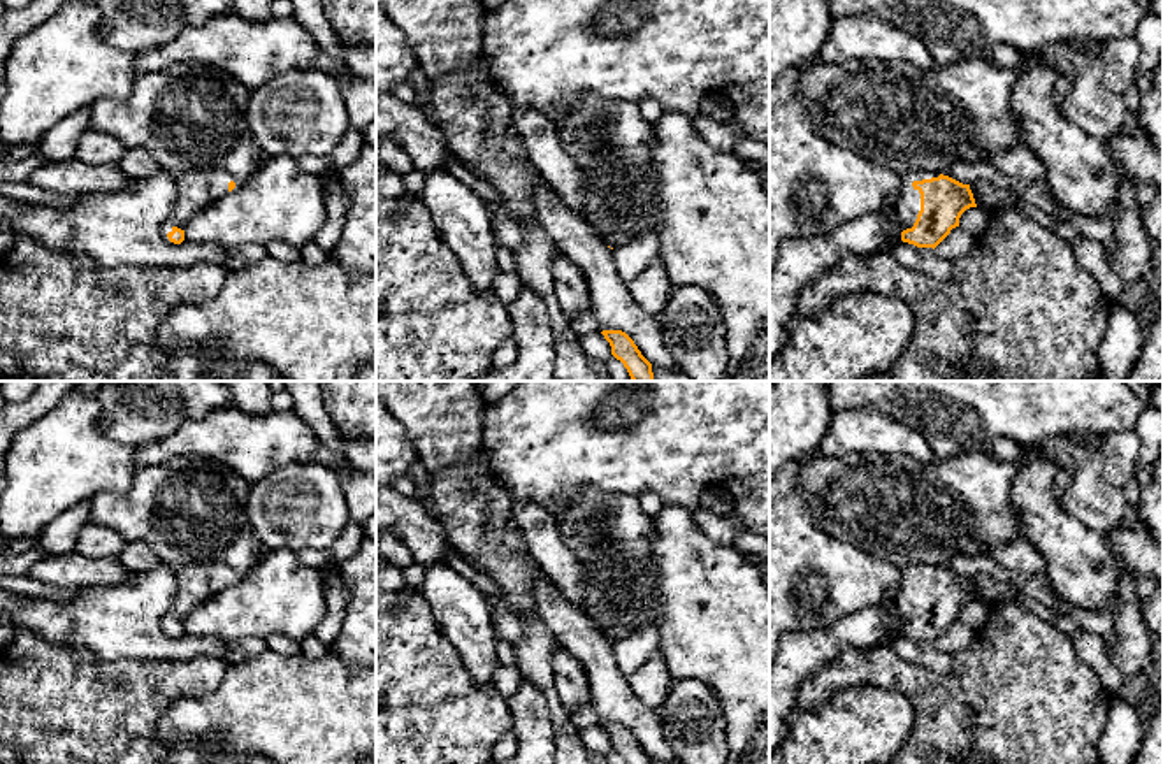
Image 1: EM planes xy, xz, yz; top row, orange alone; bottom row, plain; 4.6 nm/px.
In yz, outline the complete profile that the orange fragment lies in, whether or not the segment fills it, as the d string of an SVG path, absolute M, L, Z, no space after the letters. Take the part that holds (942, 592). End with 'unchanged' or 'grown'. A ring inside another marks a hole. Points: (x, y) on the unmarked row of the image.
M912 564L901 569L899 587L885 594L884 608L901 618L896 636L935 643L970 601L977 601L970 578Z; grown

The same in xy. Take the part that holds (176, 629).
M202 562L176 569L176 594L167 616L162 620L163 632L174 638L186 634L184 620L197 604L234 581L234 573L221 562Z; grown

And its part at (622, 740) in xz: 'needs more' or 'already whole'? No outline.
already whole

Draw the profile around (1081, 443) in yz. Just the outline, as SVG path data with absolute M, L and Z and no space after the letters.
M1068 434L1063 443L1066 443L1072 450L1079 451L1080 455L1086 453L1089 448L1100 444L1102 436L1094 434Z

